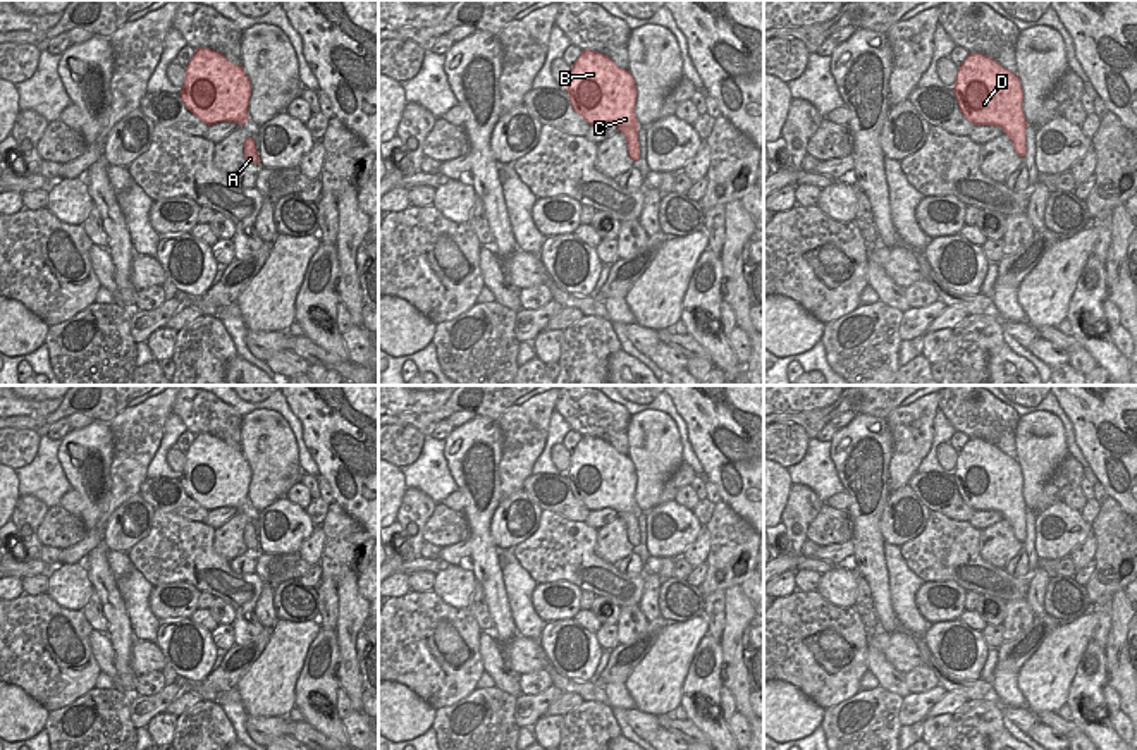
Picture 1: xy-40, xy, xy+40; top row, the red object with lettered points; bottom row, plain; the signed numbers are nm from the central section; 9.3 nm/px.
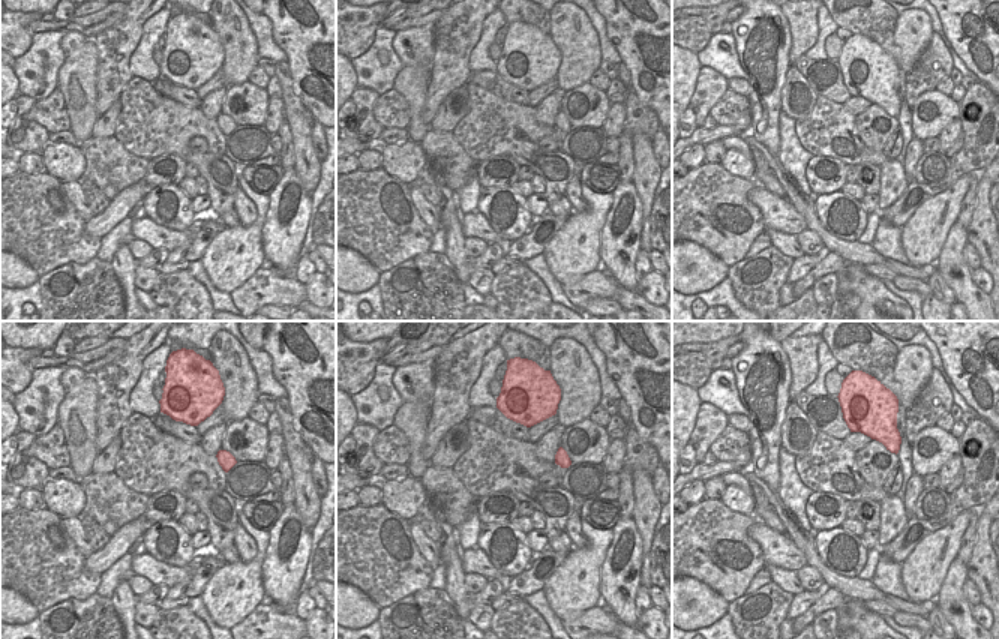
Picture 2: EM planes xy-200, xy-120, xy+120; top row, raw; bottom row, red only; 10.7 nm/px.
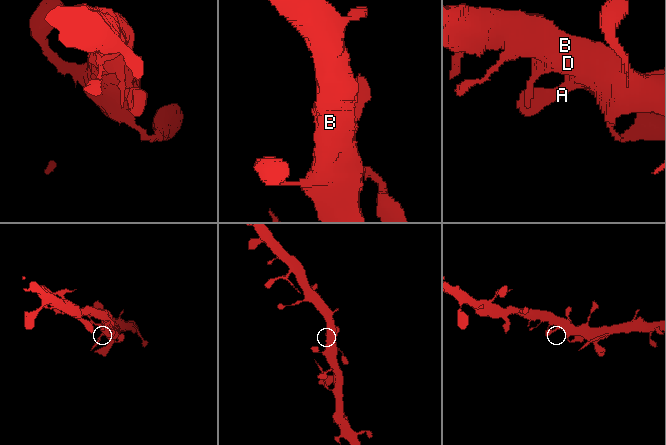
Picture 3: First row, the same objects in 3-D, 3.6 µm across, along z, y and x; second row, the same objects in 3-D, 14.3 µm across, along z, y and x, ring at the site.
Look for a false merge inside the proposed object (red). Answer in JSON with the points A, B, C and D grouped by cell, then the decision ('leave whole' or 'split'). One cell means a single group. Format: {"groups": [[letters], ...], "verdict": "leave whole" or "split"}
{"groups": [["A", "B", "C", "D"]], "verdict": "leave whole"}

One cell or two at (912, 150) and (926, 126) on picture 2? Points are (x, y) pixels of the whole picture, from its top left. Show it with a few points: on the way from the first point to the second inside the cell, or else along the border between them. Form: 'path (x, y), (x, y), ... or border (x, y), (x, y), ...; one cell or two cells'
border (914, 135), (921, 141); two cells

